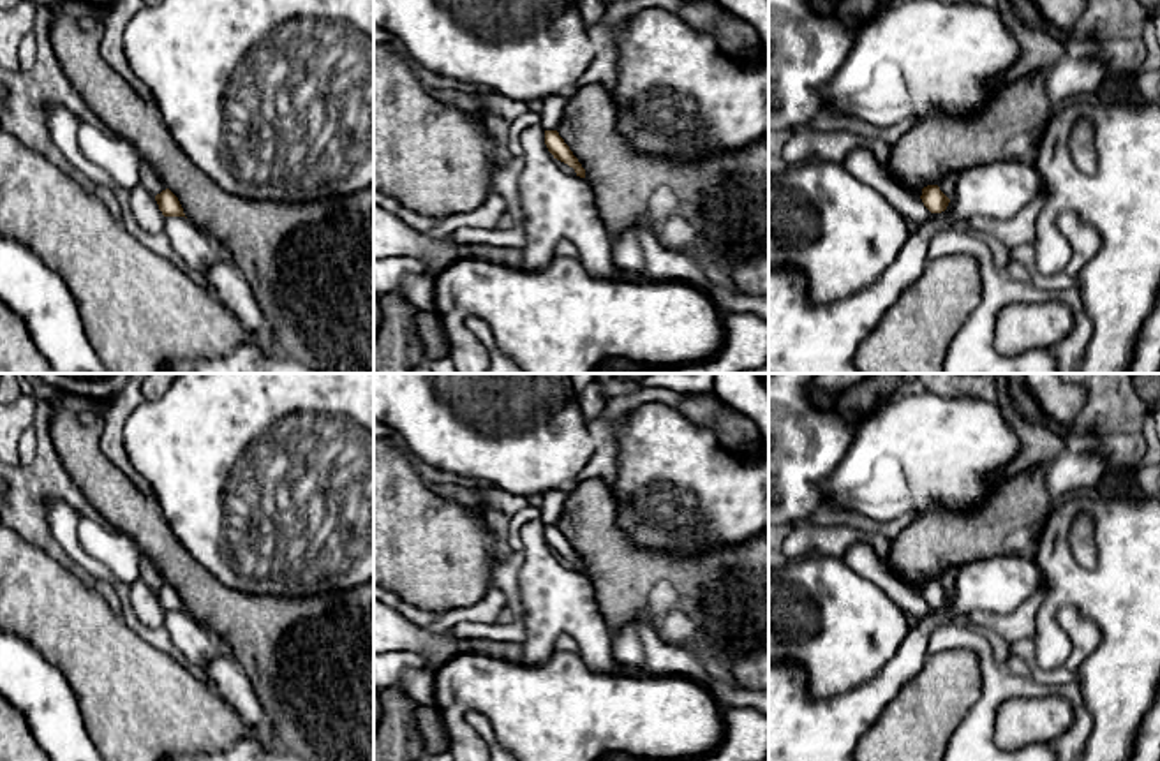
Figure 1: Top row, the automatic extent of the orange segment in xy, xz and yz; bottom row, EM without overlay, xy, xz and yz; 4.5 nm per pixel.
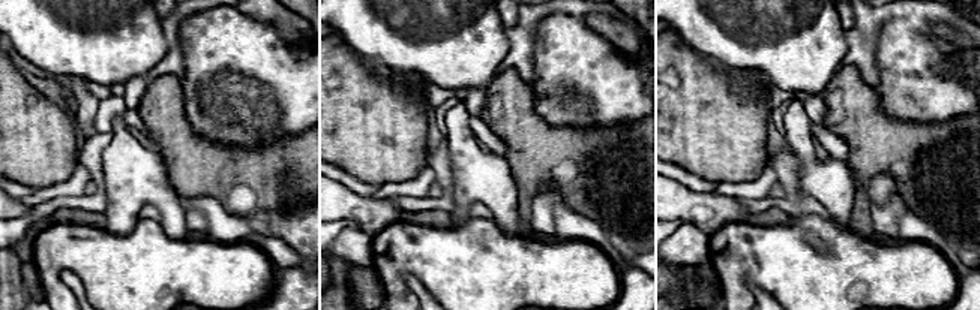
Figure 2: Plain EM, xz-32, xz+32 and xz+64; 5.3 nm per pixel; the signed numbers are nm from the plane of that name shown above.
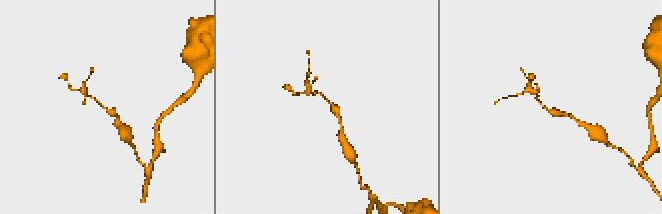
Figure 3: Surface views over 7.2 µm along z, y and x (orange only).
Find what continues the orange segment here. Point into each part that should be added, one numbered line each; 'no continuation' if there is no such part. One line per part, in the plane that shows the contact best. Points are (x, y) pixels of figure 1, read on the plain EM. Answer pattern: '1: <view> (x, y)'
no continuation

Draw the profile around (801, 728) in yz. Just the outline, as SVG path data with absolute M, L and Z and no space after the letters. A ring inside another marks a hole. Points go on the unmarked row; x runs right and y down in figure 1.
M998 555L957 567L945 606L910 618L897 654L880 673L832 698L811 698L807 675L795 661L769 662L769 761L855 761L859 738L927 659L927 639L959 615L984 610L1015 613L1031 595L1045 590L1035 558Z

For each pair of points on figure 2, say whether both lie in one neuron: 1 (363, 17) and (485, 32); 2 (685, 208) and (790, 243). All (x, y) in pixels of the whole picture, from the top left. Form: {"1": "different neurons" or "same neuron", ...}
{"1": "same neuron", "2": "different neurons"}

